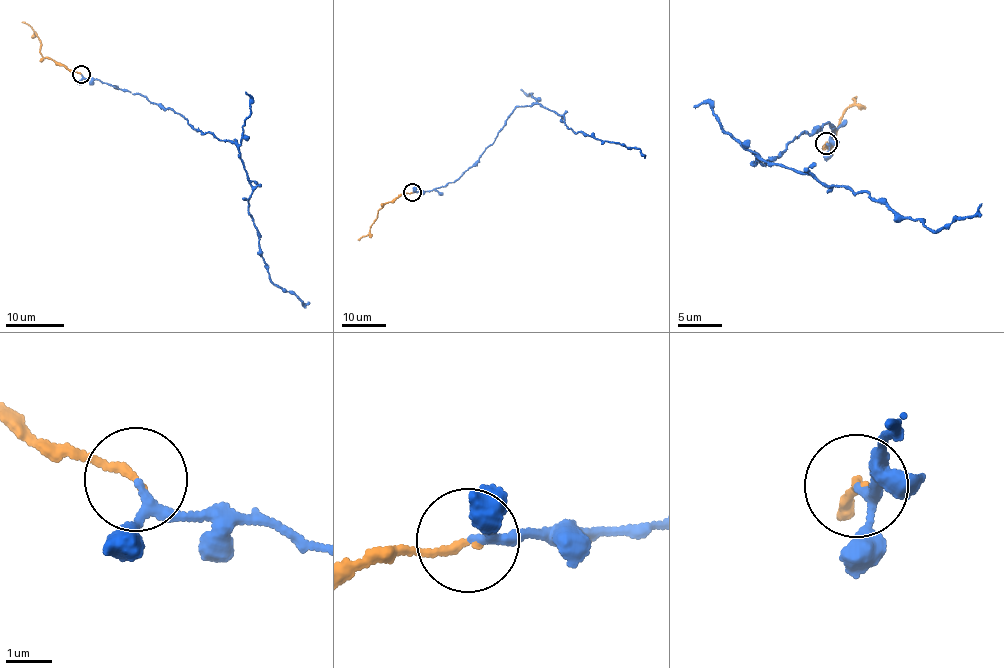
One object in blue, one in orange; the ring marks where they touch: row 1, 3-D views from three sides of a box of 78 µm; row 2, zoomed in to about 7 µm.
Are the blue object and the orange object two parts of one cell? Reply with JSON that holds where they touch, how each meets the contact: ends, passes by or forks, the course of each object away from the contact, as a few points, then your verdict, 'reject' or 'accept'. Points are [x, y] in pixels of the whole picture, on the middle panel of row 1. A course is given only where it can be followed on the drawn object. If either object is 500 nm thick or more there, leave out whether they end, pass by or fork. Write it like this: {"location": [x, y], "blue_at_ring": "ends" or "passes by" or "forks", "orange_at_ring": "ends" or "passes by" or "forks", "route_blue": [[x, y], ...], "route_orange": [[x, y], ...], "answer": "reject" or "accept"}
{"location": [412, 192], "blue_at_ring": "passes by", "orange_at_ring": "ends", "route_blue": [[413, 192], [456, 180], [493, 143], [512, 111], [536, 103], [563, 116], [573, 131], [639, 149], [645, 158]], "route_orange": [[413, 192], [401, 194], [383, 205], [370, 232], [358, 239]], "answer": "accept"}

